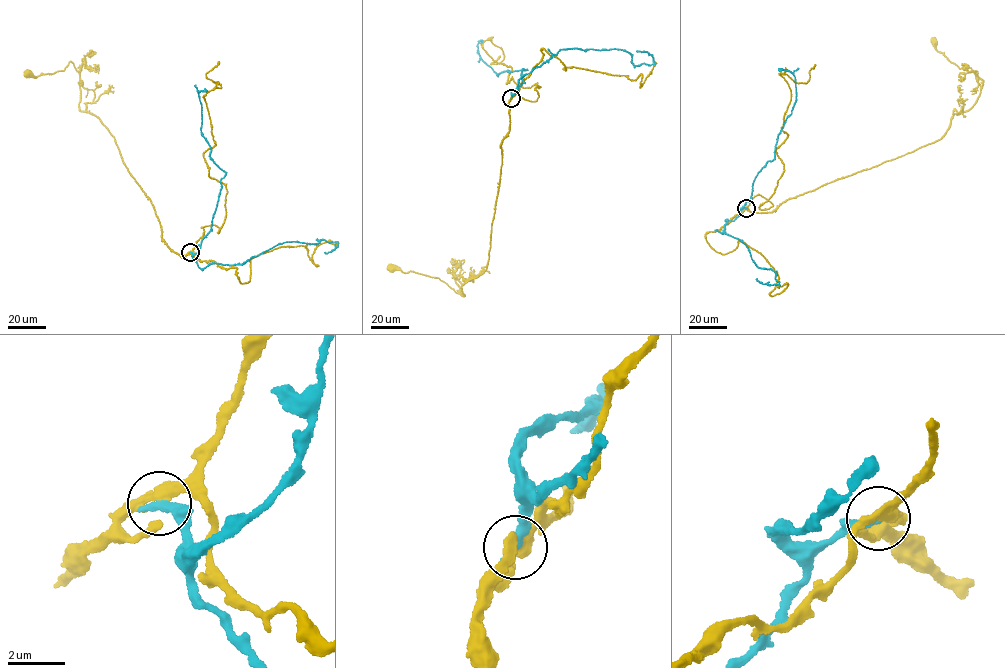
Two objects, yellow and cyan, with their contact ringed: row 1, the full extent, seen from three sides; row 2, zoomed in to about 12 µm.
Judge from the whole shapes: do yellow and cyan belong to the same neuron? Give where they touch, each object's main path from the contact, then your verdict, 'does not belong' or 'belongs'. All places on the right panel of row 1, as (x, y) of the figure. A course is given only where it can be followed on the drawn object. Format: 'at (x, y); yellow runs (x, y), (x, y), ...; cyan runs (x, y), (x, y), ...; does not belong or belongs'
at (746, 208); yellow runs (746, 207), (775, 211), (941, 139), (954, 114), (974, 105), (980, 86), (971, 68), (951, 62), (934, 41); cyan runs (746, 208), (734, 220), (725, 220), (722, 233), (740, 239), (755, 265), (771, 269), (779, 284), (756, 278); does not belong

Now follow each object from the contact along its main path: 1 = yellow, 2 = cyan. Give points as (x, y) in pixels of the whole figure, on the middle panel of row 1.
1: (511, 98), (508, 135), (500, 145), (502, 165), (486, 270), (462, 286), (464, 296), (440, 279), (391, 267)
2: (511, 98), (519, 79), (560, 50), (624, 50), (634, 65), (654, 63), (647, 52), (636, 51)

